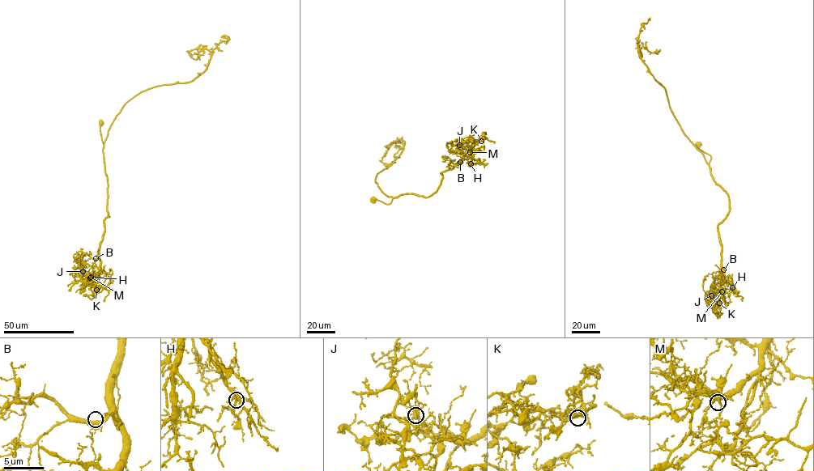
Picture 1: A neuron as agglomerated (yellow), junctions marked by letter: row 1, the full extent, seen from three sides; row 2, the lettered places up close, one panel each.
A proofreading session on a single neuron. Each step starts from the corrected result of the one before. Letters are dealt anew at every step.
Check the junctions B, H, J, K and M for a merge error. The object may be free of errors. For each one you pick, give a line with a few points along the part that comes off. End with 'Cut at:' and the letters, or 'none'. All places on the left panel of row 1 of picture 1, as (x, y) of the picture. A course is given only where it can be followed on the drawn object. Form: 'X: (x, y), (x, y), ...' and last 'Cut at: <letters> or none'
J: (83, 271), (86, 276), (83, 284), (81, 281), (79, 259), (83, 253), (89, 254), (89, 251)
Cut at: J

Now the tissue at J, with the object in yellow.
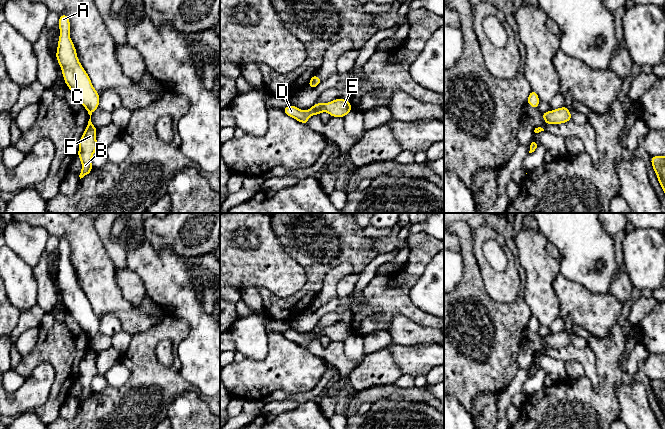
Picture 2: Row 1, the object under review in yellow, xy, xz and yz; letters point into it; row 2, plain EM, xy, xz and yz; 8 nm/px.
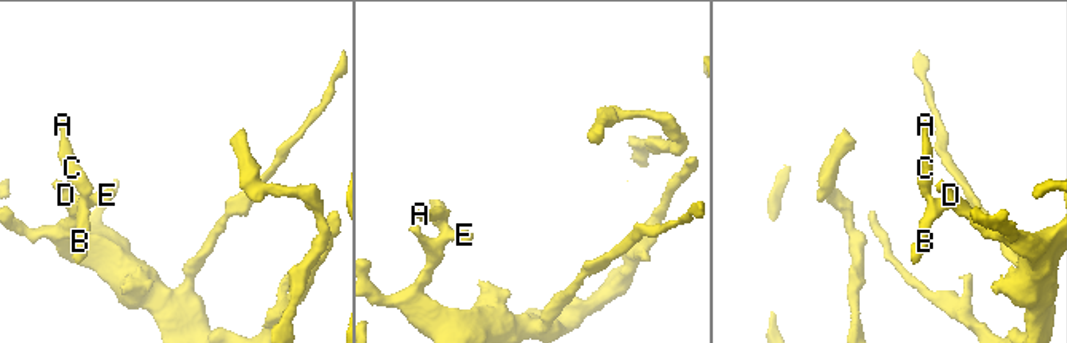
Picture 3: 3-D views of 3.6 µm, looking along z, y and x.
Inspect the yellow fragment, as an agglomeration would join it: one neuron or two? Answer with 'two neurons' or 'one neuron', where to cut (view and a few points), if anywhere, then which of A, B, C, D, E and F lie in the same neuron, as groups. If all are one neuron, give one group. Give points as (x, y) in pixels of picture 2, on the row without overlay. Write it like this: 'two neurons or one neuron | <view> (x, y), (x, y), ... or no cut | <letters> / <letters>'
two neurons | xy (87, 333), (92, 335) | A C / B D E F

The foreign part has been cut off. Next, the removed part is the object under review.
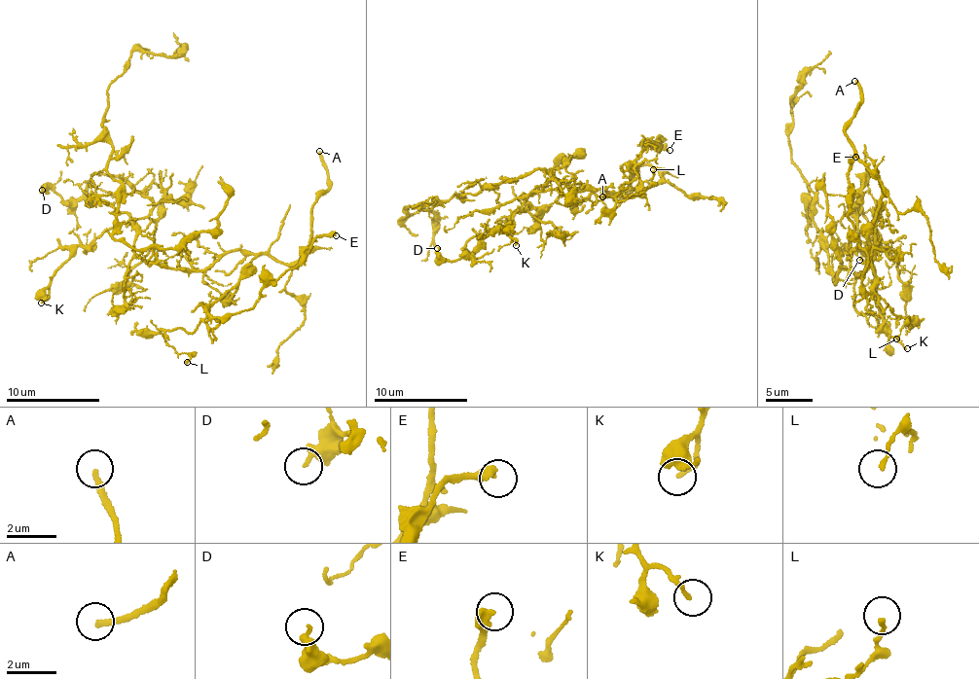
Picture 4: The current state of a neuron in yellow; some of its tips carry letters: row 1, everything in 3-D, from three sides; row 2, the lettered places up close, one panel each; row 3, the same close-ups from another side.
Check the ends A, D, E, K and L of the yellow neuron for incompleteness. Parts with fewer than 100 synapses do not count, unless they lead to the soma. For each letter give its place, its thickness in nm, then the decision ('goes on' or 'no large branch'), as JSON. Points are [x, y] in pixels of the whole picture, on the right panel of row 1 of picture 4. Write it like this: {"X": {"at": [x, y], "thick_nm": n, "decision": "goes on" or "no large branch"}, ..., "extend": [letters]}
{"A": {"at": [854, 81], "thick_nm": 240, "decision": "goes on"}, "D": {"at": [859, 260], "thick_nm": 240, "decision": "no large branch"}, "E": {"at": [855, 157], "thick_nm": 360, "decision": "no large branch"}, "K": {"at": [907, 348], "thick_nm": 140, "decision": "no large branch"}, "L": {"at": [896, 339], "thick_nm": 140, "decision": "no large branch"}, "extend": ["A"]}

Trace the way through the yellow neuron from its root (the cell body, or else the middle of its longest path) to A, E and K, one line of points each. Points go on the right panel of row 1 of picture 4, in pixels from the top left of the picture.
A: (841, 270), (860, 272), (873, 263), (876, 214), (888, 195), (847, 134), (860, 100), (861, 85), (854, 81)
E: (841, 270), (860, 272), (884, 246), (897, 252), (872, 251), (866, 292), (847, 206), (855, 157)
K: (841, 270), (839, 278), (851, 284), (851, 252), (859, 248), (870, 255), (886, 329), (907, 348)

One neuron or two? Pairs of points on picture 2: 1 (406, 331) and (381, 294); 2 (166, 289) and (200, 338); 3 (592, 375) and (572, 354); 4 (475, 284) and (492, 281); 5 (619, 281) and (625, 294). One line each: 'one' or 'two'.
1: two
2: one
3: one
4: two
5: one

